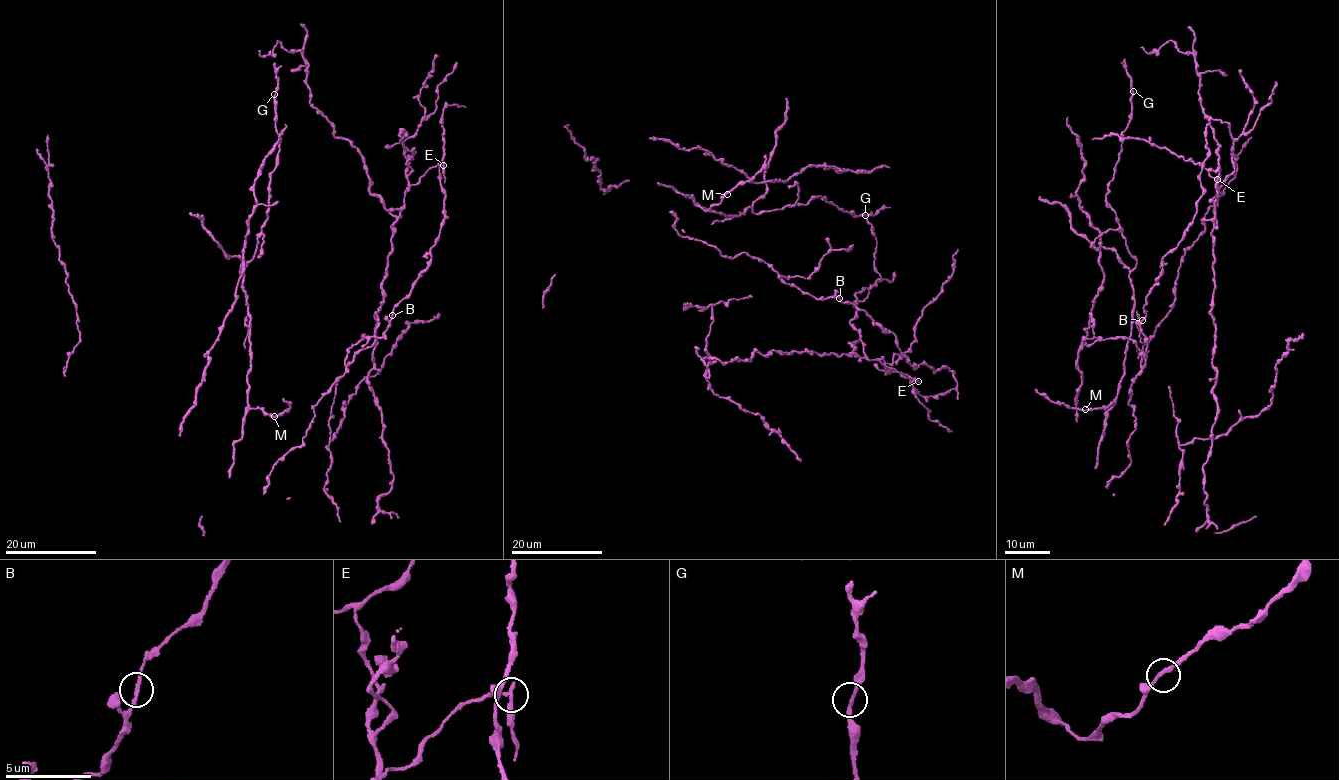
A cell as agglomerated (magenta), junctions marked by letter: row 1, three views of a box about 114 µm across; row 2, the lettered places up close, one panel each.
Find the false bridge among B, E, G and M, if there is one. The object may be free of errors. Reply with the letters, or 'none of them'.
E

